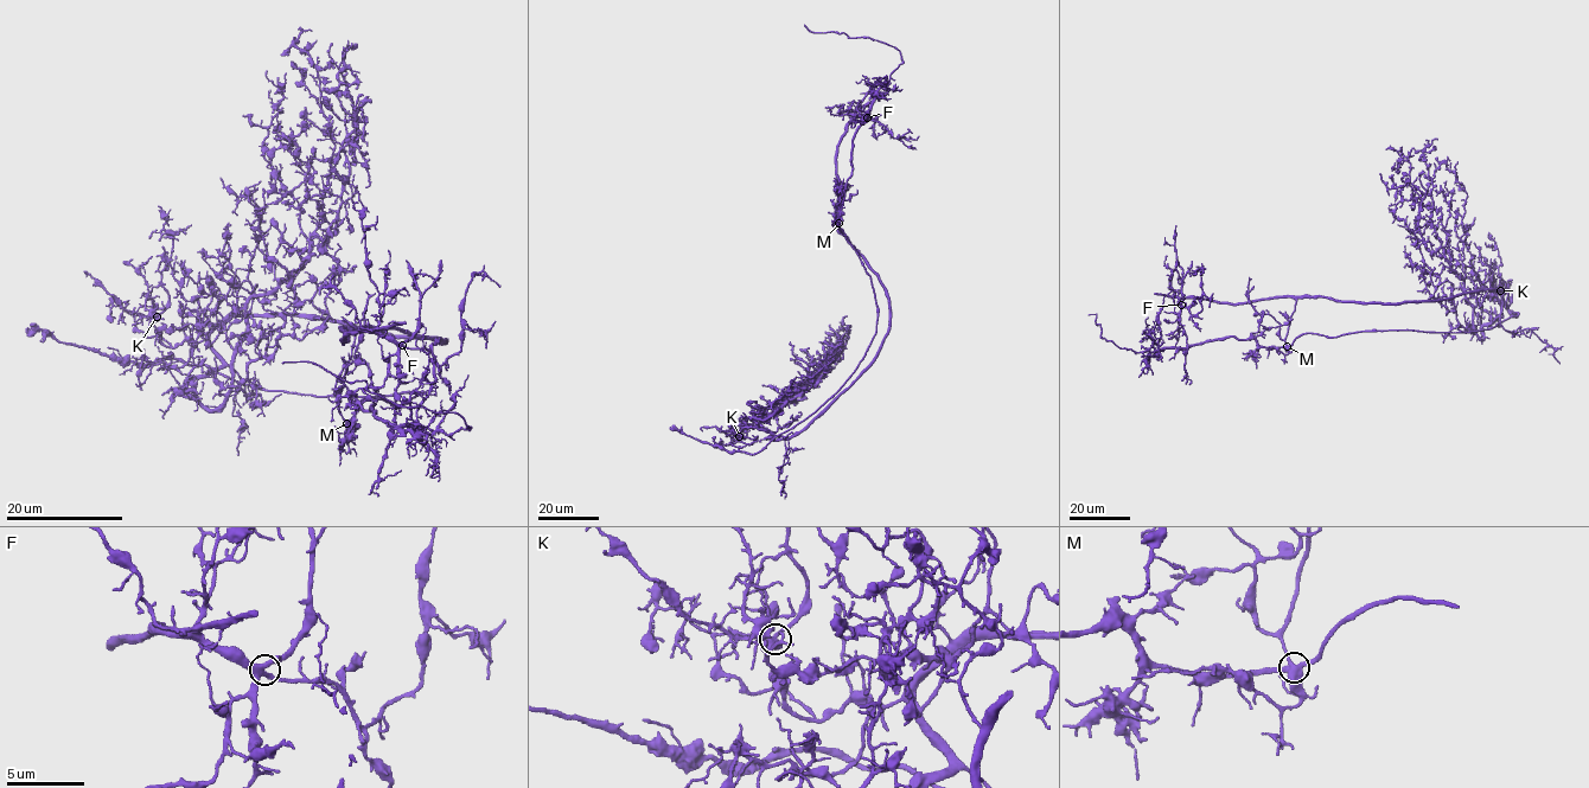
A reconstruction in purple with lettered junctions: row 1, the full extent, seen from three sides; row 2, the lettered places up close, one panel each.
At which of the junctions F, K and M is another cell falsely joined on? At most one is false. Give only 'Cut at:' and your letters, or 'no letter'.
Cut at: M

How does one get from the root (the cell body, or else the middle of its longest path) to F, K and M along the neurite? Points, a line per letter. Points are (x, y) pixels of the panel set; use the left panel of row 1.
F: (445, 340), (394, 328), (343, 328), (348, 334), (343, 341), (350, 333), (376, 332), (402, 345)
K: (445, 340), (389, 338), (297, 315), (229, 315), (202, 340), (184, 340), (167, 347), (154, 324), (157, 316)
M: (445, 340), (421, 339), (394, 328), (361, 328), (351, 356), (336, 385), (337, 409), (348, 423)

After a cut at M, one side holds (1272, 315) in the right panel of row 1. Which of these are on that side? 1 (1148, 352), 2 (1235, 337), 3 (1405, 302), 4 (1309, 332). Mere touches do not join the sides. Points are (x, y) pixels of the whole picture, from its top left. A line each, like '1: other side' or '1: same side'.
1: other side
2: other side
3: same side
4: other side

